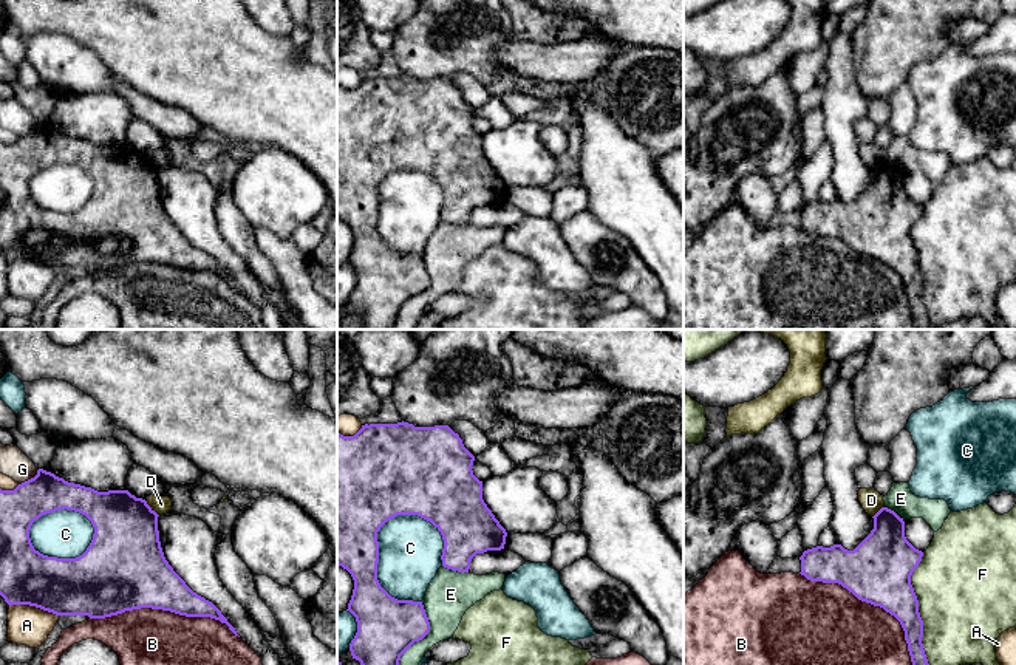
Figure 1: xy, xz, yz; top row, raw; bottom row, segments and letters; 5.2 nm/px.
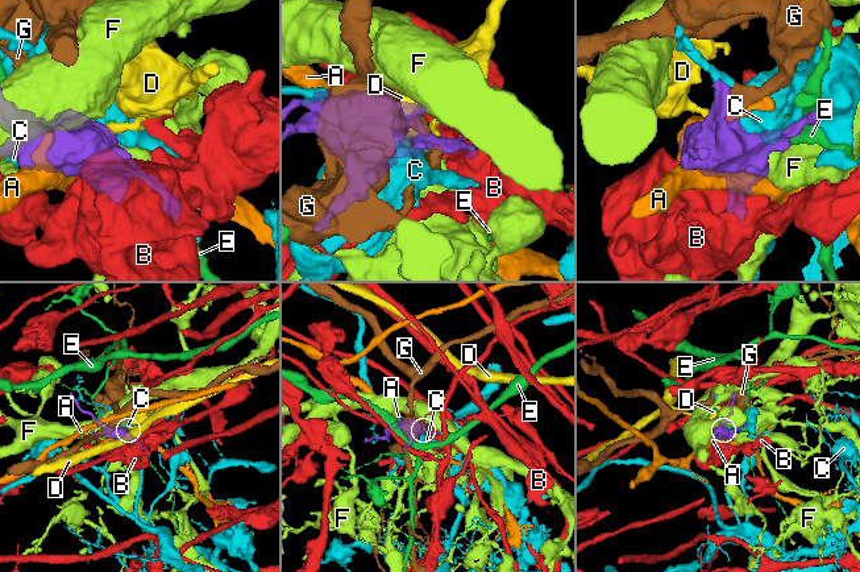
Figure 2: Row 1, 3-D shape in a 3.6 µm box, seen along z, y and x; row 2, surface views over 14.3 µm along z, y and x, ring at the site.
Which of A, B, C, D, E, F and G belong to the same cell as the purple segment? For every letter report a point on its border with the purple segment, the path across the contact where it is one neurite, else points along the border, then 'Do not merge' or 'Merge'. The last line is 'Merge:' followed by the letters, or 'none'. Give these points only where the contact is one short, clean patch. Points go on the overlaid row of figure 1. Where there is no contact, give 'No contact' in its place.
A: Touches purple at xy (34, 605). Do not merge
B: Touches purple at xy (164, 610). Do not merge
C: Touches purple at xz (376, 568). Do not merge
D: Touches purple at xy (150, 509). Boundary: xy (146, 501), (158, 515). Do not merge
E: Touches purple at xz (426, 634). Do not merge
F: Touches purple at yz (917, 608). Do not merge
G: Touches purple at xy (31, 478). Boundary: xy (39, 469), (33, 477), (19, 484). Do not merge
Merge: none

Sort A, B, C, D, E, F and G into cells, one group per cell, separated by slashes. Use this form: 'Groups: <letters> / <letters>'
Groups: A / B / C / D / E / F / G

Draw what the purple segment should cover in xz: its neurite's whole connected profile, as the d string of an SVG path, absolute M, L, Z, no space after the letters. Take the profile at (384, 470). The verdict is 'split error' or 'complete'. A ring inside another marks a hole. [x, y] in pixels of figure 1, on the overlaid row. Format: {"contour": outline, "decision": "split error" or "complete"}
{"contour": "M408 422L365 424L354 436L337 433L337 564L346 569L354 589L348 609L357 622L357 633L349 643L353 659L360 665L399 665L401 656L430 631L422 602L397 600L377 580L379 541L377 532L397 515L418 515L430 521L442 535L442 566L469 572L476 554L501 551L507 532L482 500L482 481L472 470L475 456L448 425L414 427Z", "decision": "complete"}

